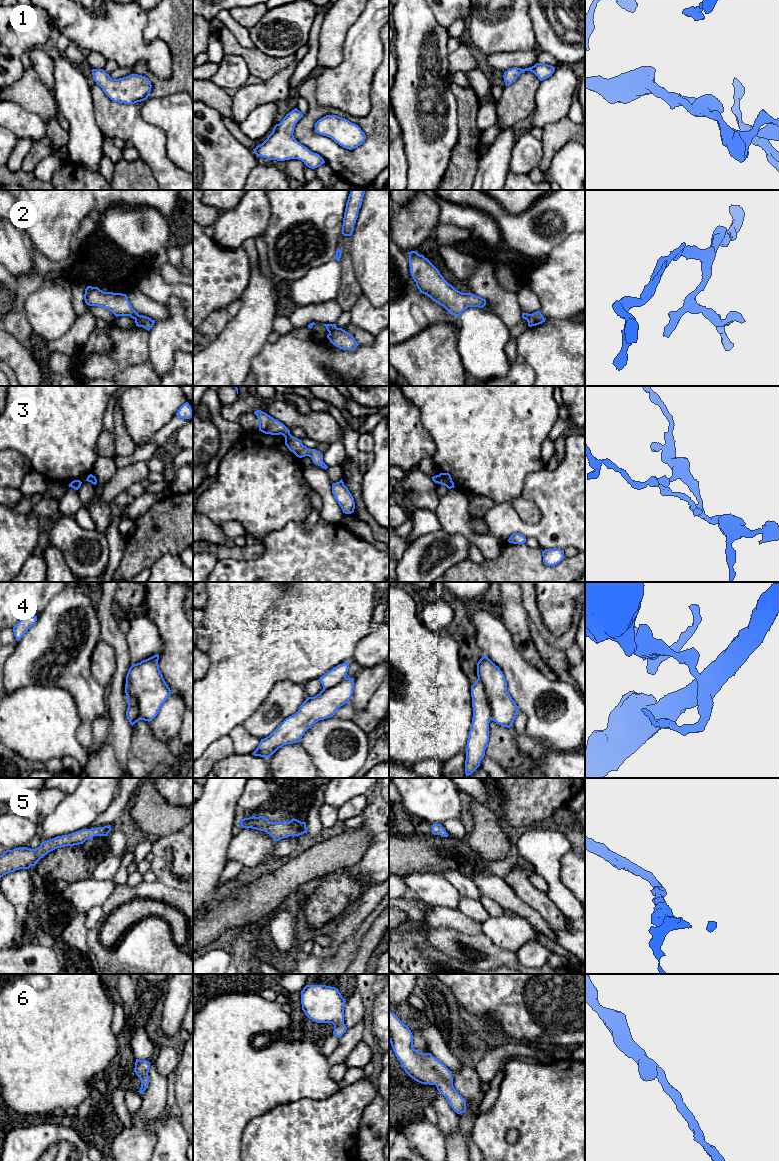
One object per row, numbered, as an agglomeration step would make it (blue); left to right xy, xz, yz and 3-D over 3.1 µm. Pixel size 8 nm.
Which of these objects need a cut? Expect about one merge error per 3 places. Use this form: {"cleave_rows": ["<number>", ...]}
{"cleave_rows": ["2", "3", "4"]}

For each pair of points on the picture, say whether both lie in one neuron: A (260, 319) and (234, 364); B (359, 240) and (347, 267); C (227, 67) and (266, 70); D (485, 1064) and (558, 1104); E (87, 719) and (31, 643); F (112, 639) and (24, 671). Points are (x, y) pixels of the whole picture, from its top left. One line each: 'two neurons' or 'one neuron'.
A: one neuron
B: two neurons
C: two neurons
D: two neurons
E: one neuron
F: two neurons

